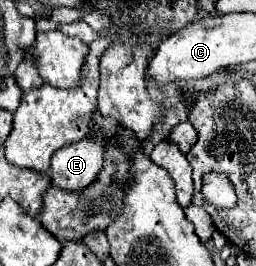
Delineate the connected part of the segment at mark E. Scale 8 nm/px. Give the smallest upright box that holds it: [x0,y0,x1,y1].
[49,131,103,191]

